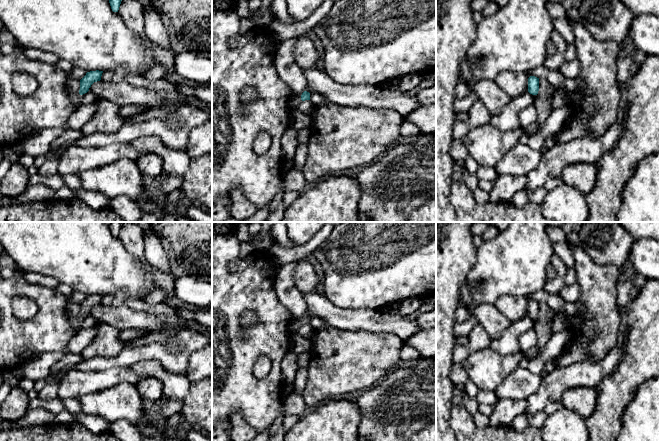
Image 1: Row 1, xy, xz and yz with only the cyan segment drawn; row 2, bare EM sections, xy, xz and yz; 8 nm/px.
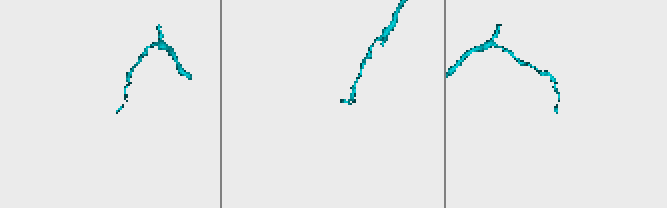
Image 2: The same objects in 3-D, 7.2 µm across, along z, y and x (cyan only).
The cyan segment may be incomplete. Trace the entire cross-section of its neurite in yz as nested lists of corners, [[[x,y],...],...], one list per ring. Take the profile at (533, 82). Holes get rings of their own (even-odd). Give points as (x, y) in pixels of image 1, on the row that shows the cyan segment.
[[[530,76],[528,78],[528,92],[532,95],[537,95],[539,91],[539,78]]]

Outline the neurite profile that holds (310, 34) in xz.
[[[313,29],[307,31],[304,35],[307,36],[309,39],[311,39],[316,44],[316,49],[317,49],[317,52],[319,54],[319,59],[317,61],[317,68],[319,70],[324,71],[324,49],[322,47],[321,41],[316,36]]]

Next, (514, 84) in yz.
[[[504,71],[497,76],[495,82],[510,98],[528,92],[528,77],[523,72]]]

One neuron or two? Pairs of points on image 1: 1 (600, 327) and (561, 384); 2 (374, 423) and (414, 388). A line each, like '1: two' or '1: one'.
1: two
2: one

